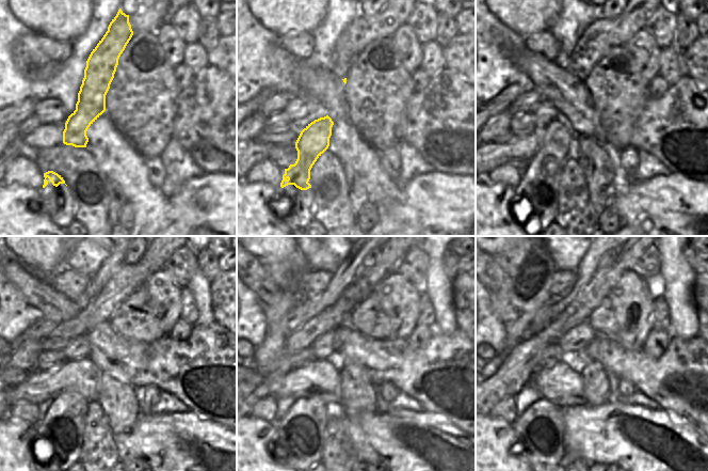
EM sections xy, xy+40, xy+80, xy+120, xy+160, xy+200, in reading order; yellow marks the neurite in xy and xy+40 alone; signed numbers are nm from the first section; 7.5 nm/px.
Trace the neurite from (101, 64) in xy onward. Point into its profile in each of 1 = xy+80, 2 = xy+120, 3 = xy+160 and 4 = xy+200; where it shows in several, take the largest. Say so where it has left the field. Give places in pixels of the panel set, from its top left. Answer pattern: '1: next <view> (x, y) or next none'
1: next xy+80 (547, 162)
2: next xy+120 (68, 404)
3: next xy+160 (303, 408)
4: next xy+200 (544, 407)

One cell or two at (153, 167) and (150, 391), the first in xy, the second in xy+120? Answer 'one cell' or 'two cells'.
one cell

